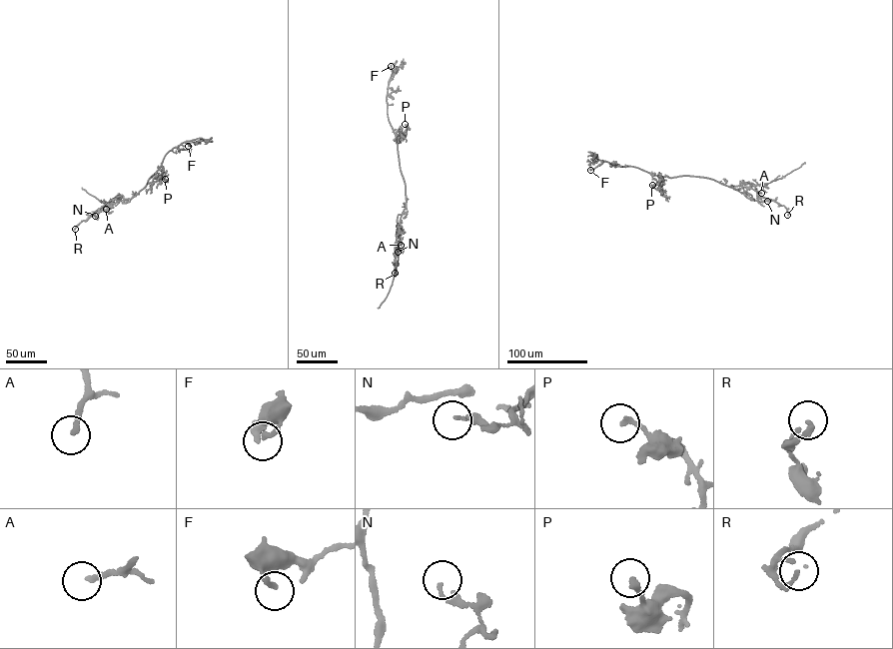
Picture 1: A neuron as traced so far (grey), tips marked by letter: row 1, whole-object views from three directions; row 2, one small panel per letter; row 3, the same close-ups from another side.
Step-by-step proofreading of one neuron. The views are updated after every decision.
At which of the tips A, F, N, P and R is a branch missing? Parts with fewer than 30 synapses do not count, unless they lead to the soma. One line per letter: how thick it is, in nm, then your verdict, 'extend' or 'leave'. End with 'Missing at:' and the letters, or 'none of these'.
A: 170 nm thick; leave
F: 180 nm thick; leave
N: 170 nm thick; leave
P: 200 nm thick; leave
R: 170 nm thick; leave
Missing at: none of these

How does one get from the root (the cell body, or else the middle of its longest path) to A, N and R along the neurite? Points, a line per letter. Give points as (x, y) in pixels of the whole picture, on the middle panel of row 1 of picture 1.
A: (404, 179), (406, 207), (398, 216), (396, 234), (397, 243), (400, 235), (401, 245)
N: (404, 179), (406, 206), (397, 217), (396, 255), (398, 252)
R: (404, 179), (406, 206), (397, 217), (395, 273)

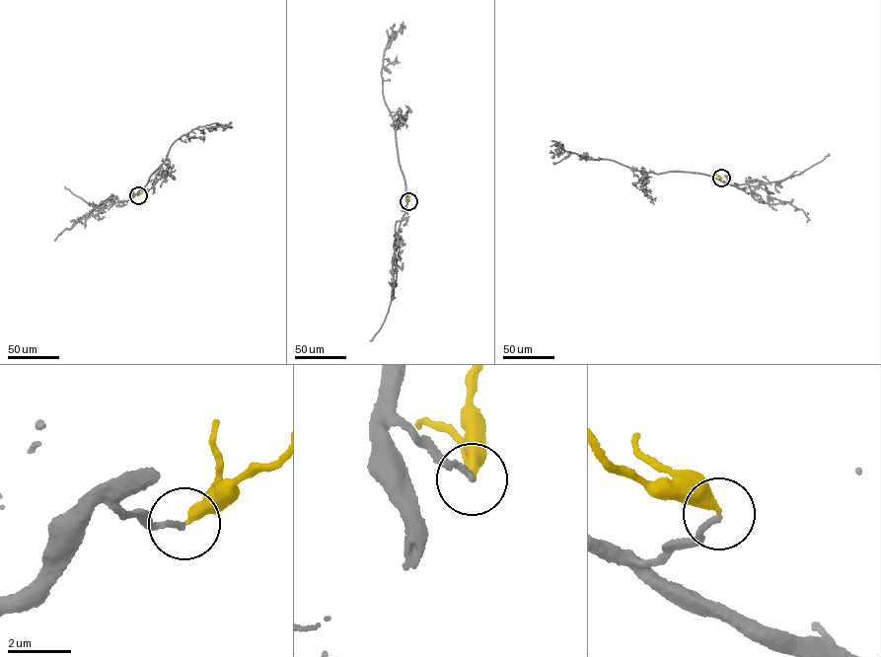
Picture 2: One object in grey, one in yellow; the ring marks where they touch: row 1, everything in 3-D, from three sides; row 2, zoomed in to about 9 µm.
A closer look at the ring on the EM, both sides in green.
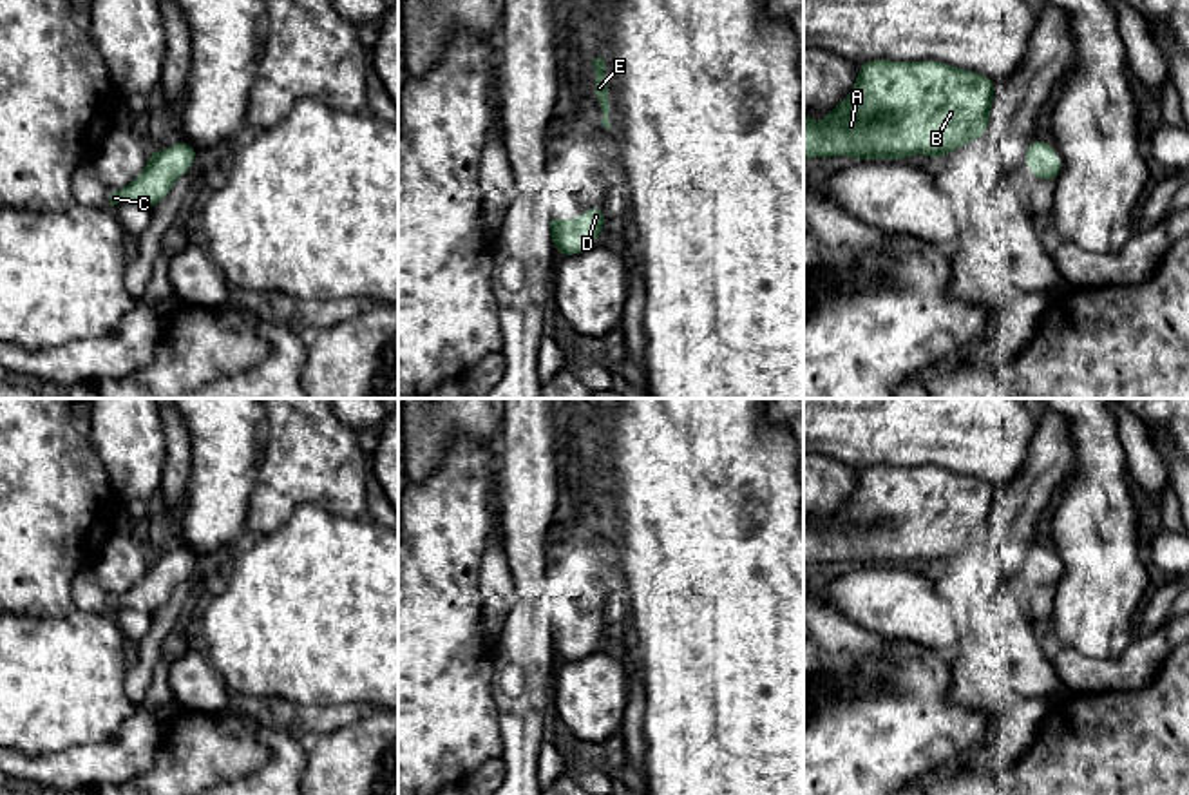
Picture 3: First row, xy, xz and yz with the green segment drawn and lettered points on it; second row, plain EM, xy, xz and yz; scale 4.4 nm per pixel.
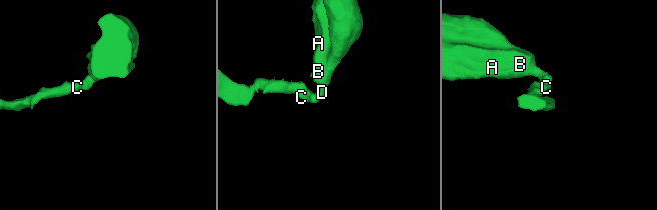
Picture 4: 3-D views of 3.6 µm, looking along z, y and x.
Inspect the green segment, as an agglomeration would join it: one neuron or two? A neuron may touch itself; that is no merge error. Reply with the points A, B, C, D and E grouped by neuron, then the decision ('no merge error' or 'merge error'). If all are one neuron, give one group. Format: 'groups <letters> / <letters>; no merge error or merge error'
groups A B C D E; no merge error

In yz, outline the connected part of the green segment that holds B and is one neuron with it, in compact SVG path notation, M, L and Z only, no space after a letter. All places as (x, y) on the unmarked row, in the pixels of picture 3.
M934 465L860 469L858 487L827 525L811 529L804 514L804 565L851 561L858 565L907 565L927 560L934 567L965 549L981 545L988 534L997 489L984 480Z

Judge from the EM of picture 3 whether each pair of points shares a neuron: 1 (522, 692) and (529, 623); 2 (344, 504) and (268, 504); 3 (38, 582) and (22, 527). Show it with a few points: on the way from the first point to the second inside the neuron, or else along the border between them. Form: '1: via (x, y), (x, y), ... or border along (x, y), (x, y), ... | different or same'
1: via (523, 676), (525, 640) | same
2: via (326, 491), (286, 491) | same
3: via (28, 569), (24, 565), (24, 540) | same

